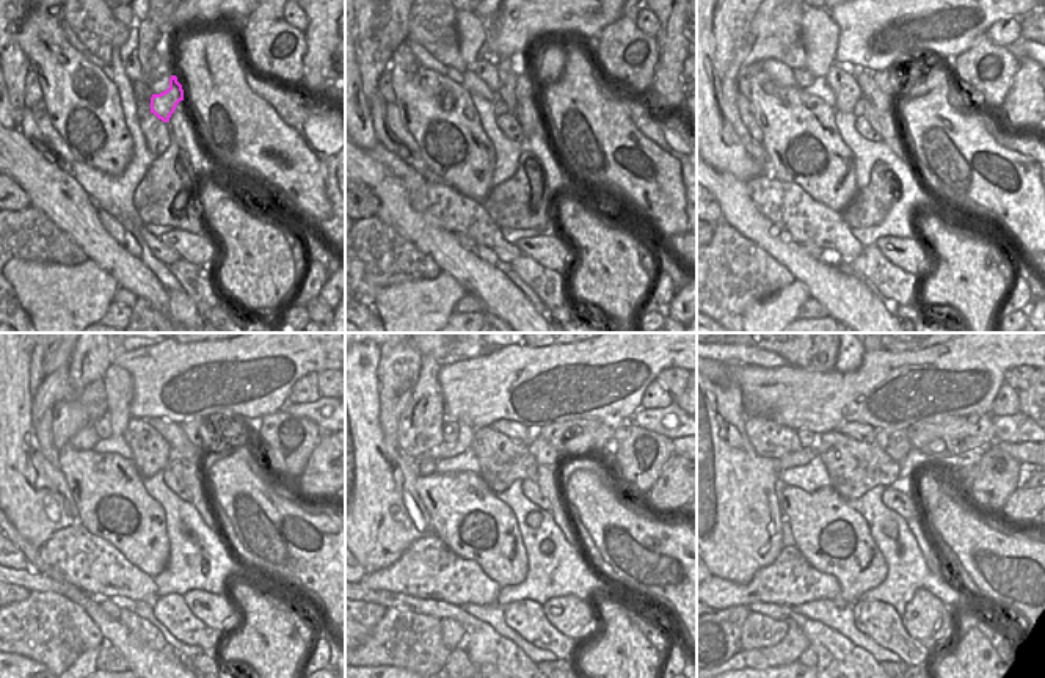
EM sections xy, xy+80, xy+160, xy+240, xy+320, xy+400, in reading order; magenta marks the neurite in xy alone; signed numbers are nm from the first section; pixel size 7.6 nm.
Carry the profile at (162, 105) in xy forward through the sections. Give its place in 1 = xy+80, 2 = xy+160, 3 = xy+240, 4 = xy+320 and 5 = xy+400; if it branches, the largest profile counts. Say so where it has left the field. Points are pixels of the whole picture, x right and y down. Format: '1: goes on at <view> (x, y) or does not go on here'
1: goes on at xy+80 (526, 87)
2: goes on at xy+160 (898, 82)
3: goes on at xy+240 (198, 432)
4: goes on at xy+320 (581, 438)
5: goes on at xy+400 (945, 438)

